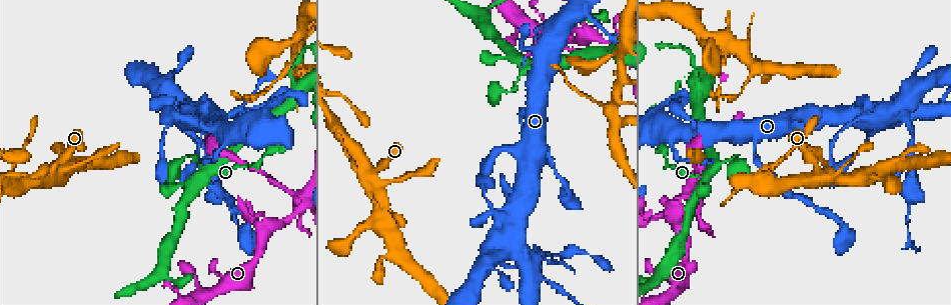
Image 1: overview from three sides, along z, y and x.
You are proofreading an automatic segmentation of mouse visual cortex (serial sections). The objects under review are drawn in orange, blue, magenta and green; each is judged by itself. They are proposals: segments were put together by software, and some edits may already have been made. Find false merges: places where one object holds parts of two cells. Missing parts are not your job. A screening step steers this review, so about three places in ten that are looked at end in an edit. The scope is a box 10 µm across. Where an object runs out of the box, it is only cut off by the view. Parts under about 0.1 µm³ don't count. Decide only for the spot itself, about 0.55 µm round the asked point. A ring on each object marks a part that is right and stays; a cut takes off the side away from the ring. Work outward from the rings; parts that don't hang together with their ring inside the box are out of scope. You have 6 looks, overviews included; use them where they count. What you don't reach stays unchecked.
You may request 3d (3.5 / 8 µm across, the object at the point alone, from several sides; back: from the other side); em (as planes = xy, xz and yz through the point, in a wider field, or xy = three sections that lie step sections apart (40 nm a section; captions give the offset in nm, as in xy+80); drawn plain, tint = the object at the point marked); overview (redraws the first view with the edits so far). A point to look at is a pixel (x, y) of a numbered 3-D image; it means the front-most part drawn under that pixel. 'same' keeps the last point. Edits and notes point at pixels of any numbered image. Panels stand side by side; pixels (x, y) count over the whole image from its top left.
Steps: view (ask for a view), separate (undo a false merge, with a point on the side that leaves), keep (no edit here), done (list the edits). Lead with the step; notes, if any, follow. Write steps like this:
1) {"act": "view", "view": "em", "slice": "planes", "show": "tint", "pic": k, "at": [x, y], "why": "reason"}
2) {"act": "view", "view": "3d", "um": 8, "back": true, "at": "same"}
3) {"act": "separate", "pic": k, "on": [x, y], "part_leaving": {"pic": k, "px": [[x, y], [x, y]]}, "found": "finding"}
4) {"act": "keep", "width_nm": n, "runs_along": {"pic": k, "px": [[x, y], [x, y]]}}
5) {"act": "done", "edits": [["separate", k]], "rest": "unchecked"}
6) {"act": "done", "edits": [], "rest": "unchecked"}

{"act": "view", "view": "3d", "um": 8, "pic": 1, "at": [710, 171], "why": "sudden change in width"}

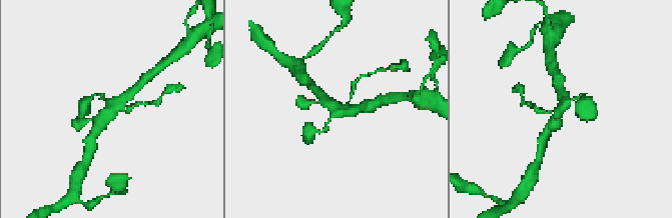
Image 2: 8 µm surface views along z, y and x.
{"act": "view", "view": "em", "slice": "xy", "step": 2, "show": "tint", "at": "same", "why": "now the EM"}

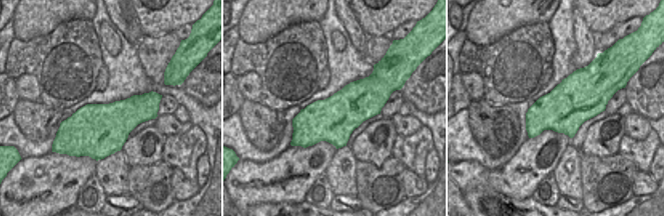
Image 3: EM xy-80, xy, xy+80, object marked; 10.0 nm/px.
{"act": "keep", "runs_along": {"pic": 2, "px": [[128, 111], [112, 108], [96, 127]]}, "found": "all the same cell"}

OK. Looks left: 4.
{"act": "view", "view": "3d", "um": 3.5, "pic": 1, "at": [908, 125], "why": "side arm on a straight run"}

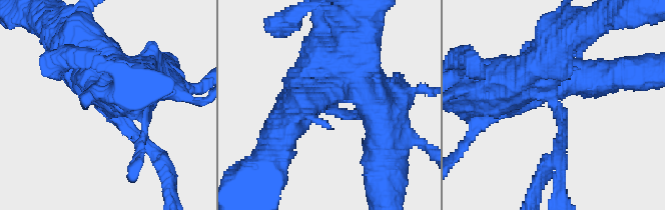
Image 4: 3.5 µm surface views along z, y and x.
{"act": "view", "view": "em", "slice": "xy", "step": 3, "show": "plain", "pic": 4, "at": [553, 105], "arms": 3, "arm_widths_nm": [150, 600, 700], "why": "shape alone is not enough"}

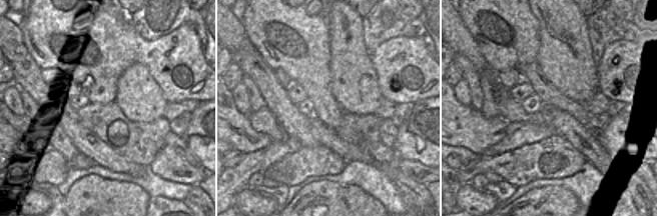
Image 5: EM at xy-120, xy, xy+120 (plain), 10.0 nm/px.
{"act": "view", "view": "em", "slice": "xy", "step": 3, "show": "tint", "at": "same"}

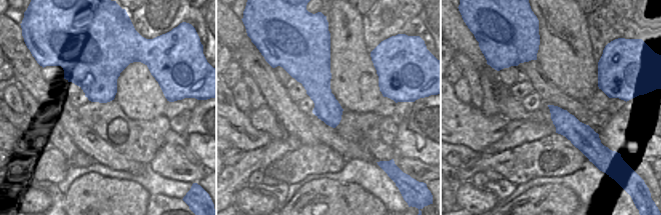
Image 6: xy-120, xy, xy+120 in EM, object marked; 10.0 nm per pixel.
{"act": "separate", "pic": 4, "on": [562, 151], "part_leaving": {"pic": 4, "px": [[564, 123], [556, 156], [559, 193]]}, "found": "a second cell is stuck on"}

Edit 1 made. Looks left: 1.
{"act": "done", "edits": [["separate", 4]], "rest": "unchecked"}

